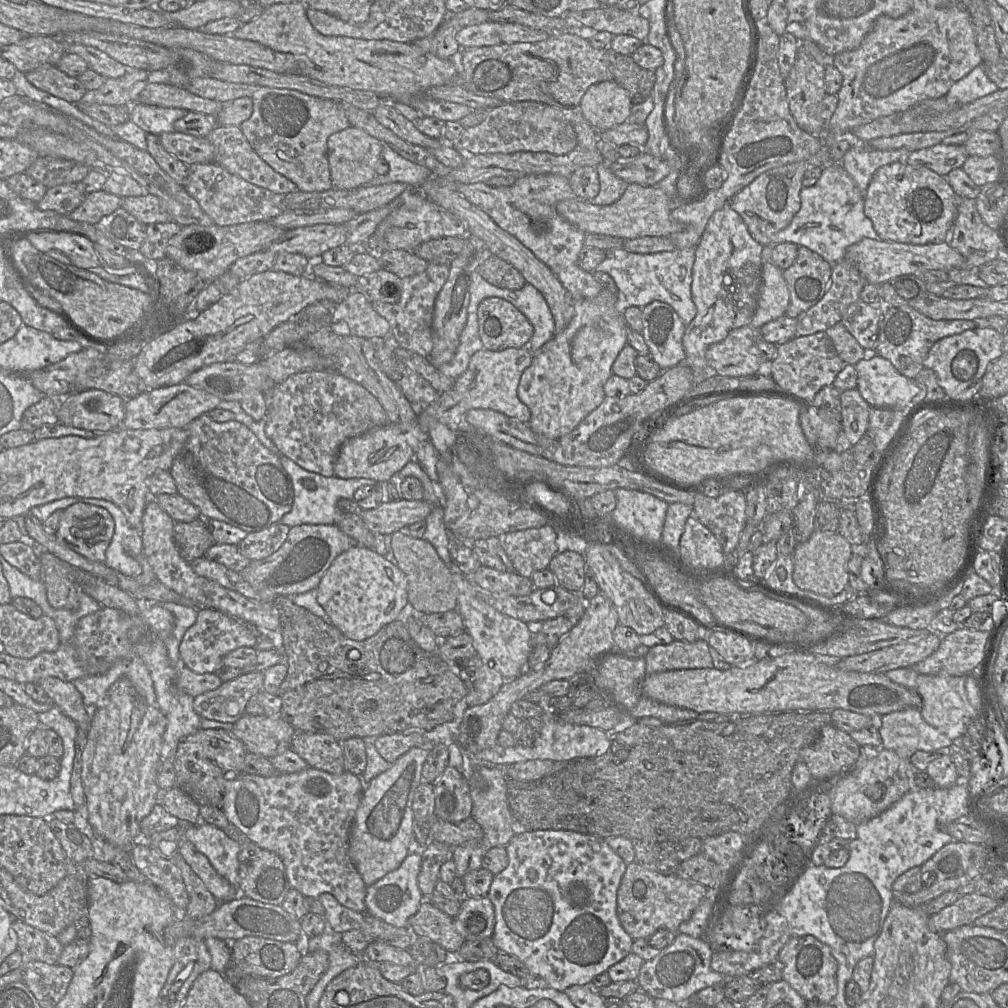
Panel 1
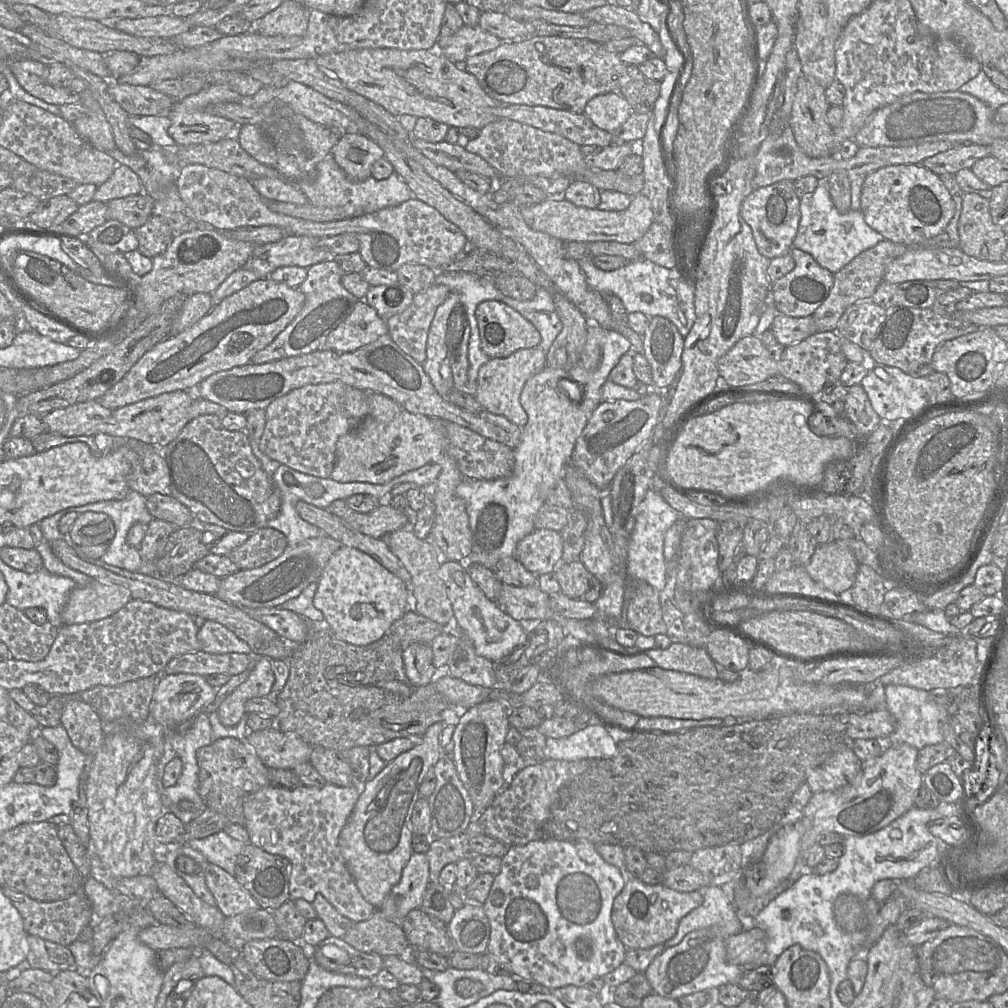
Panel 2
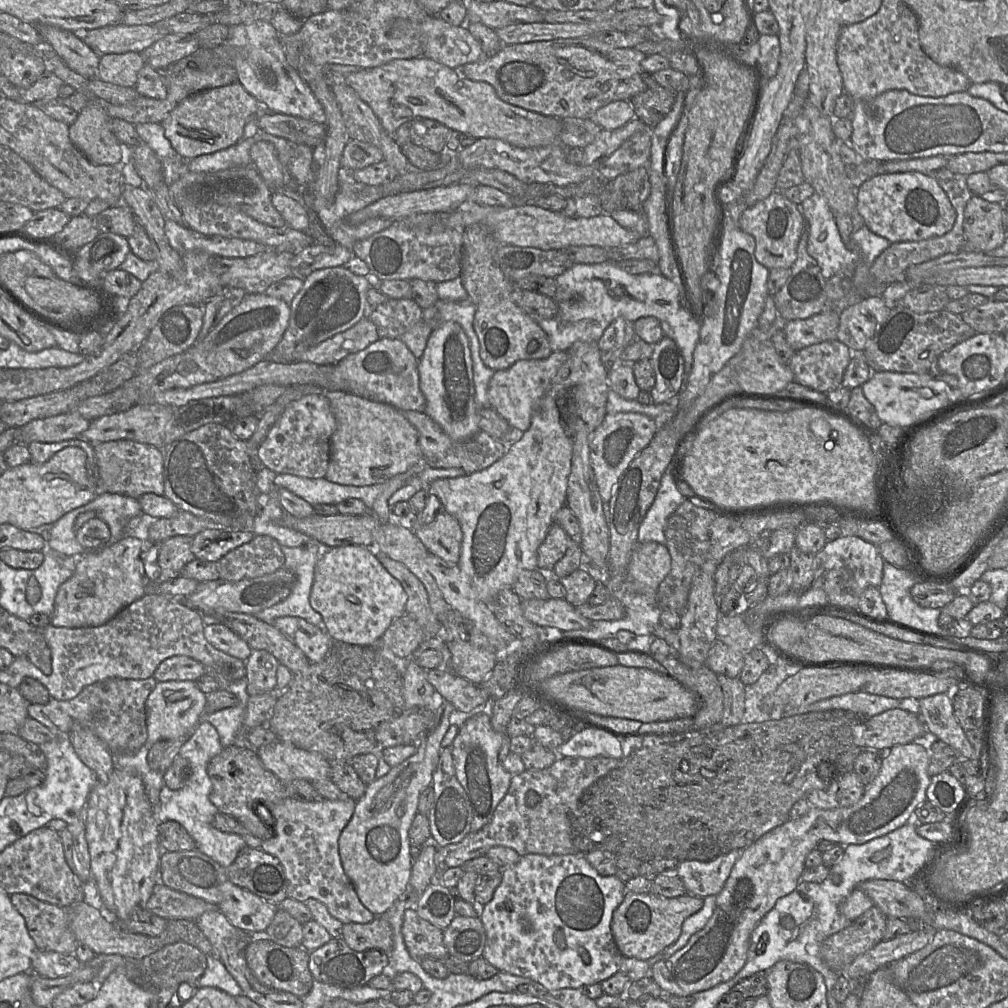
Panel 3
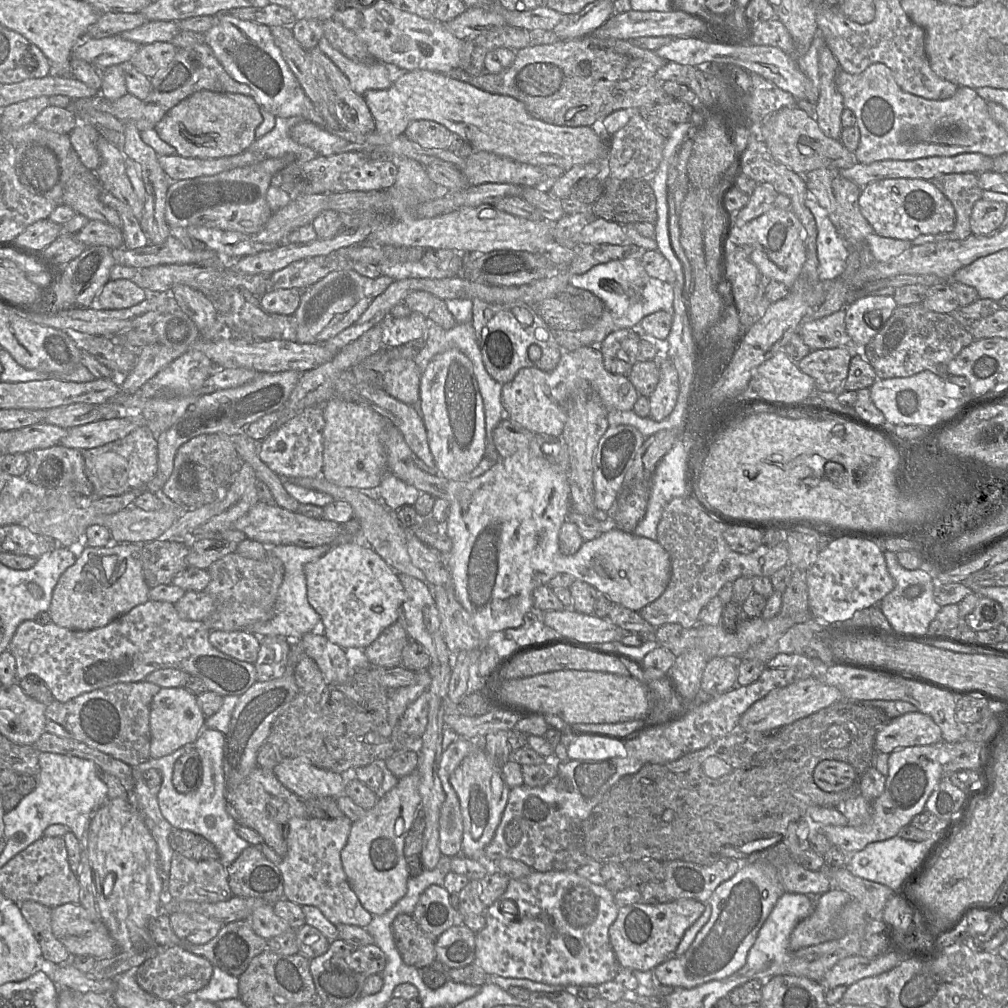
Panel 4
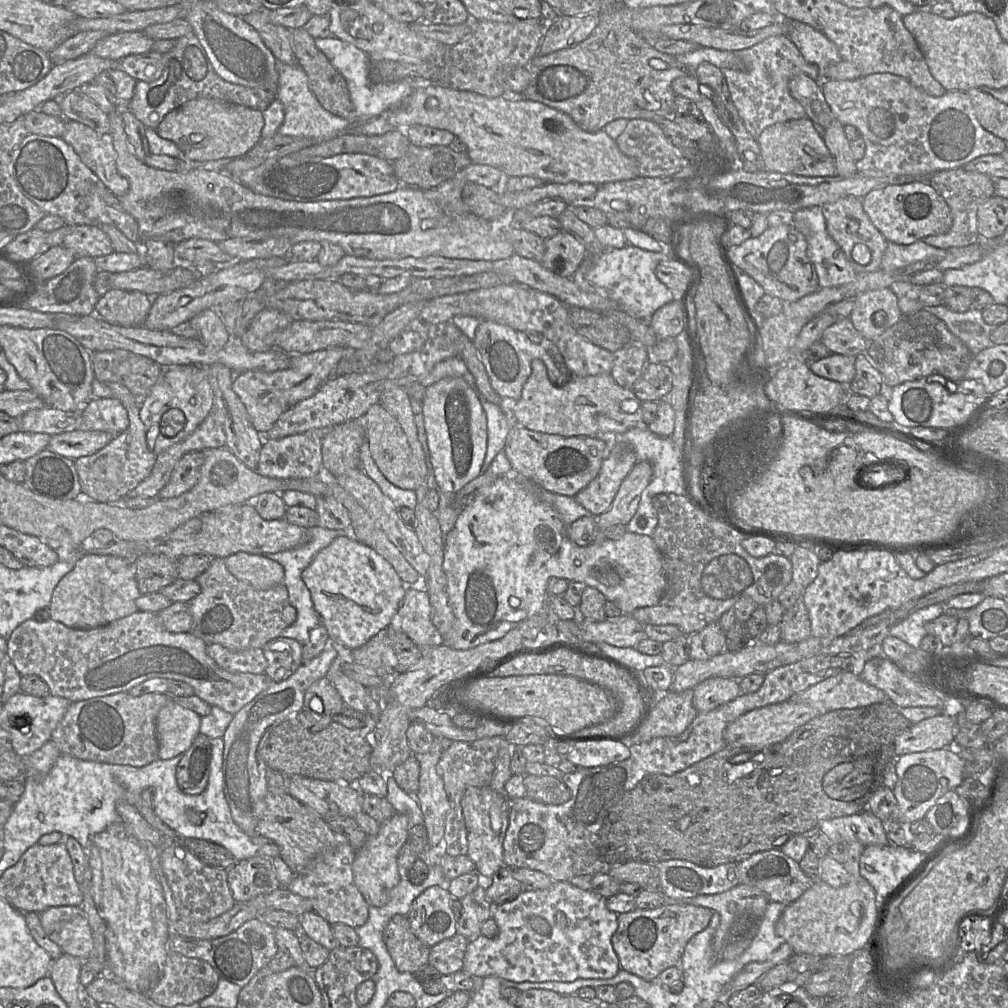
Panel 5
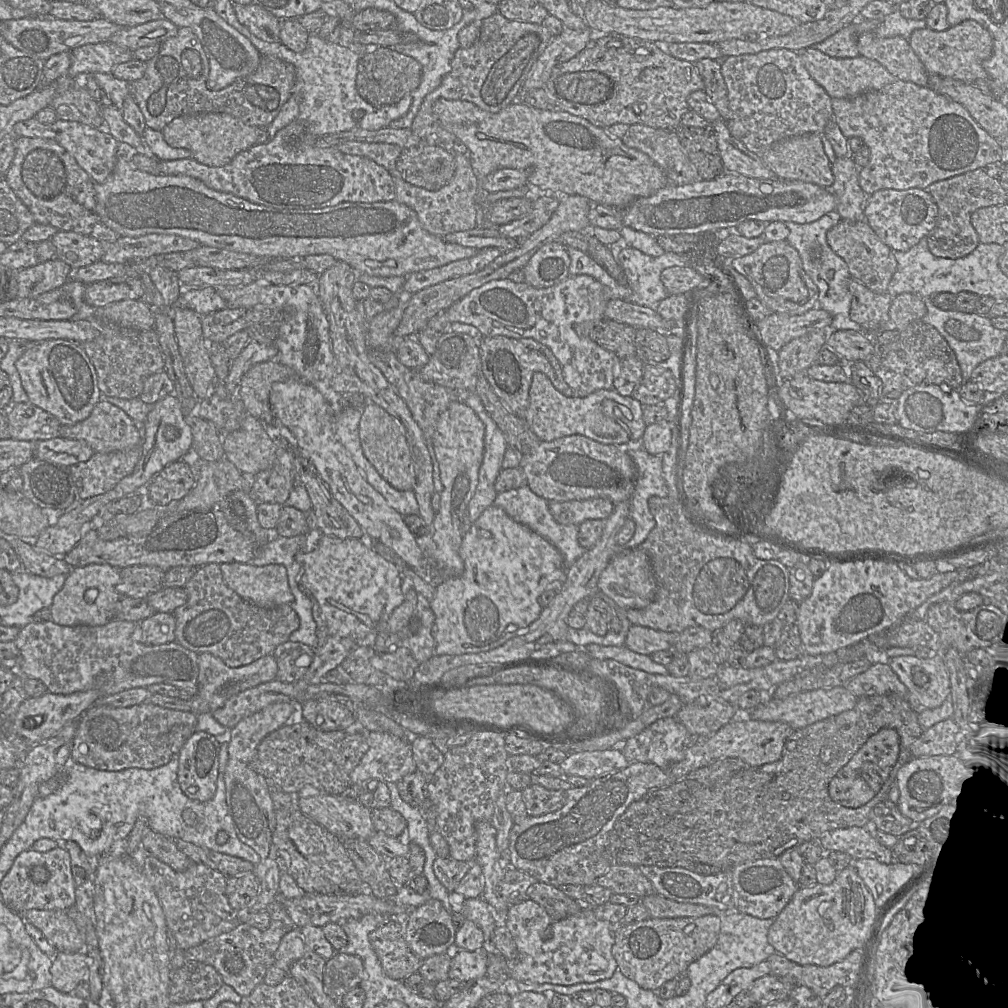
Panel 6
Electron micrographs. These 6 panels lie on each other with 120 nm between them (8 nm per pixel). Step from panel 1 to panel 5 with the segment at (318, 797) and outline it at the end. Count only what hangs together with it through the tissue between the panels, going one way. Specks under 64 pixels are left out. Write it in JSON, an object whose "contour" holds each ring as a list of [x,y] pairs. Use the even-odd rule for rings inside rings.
{"contour":[[[335,835],[335,843],[324,848],[301,873],[295,874],[287,889],[310,899],[313,911],[330,925],[342,923],[353,928],[362,926],[368,919],[369,905],[354,882],[352,864],[355,855],[356,851],[349,842]]]}

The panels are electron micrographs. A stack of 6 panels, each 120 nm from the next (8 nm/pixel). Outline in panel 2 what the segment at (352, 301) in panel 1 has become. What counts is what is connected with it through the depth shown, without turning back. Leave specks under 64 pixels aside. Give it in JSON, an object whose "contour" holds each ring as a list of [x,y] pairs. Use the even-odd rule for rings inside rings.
{"contour":[[[358,299],[347,318],[328,334],[322,349],[352,352],[386,333],[385,321],[364,300]]]}

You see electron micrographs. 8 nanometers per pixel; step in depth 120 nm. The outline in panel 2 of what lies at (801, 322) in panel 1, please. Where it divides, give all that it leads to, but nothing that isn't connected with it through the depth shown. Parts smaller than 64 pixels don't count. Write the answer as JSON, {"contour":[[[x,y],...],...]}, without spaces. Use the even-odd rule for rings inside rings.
{"contour":[[[883,240],[869,248],[834,274],[834,283],[823,303],[813,312],[817,332],[836,331],[838,321],[845,310],[860,300],[871,300],[878,285],[884,280],[886,267],[902,256],[910,247],[901,243]]]}

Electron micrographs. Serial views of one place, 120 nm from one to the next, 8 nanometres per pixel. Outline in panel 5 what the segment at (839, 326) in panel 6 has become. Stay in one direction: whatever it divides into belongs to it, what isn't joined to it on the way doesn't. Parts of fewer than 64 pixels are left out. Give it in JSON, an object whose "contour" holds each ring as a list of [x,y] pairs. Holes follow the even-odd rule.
{"contour":[[[814,206],[795,212],[793,226],[807,241],[807,256],[815,268],[820,288],[840,286],[855,279],[857,273],[828,234],[821,207]]]}

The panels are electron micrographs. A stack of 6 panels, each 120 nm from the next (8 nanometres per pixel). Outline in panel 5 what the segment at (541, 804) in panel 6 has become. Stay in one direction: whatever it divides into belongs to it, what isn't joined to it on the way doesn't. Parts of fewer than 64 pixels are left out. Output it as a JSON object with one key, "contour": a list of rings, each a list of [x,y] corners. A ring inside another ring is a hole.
{"contour":[[[524,775],[526,797],[540,803],[560,805],[571,798],[571,792],[561,780],[552,776]]]}

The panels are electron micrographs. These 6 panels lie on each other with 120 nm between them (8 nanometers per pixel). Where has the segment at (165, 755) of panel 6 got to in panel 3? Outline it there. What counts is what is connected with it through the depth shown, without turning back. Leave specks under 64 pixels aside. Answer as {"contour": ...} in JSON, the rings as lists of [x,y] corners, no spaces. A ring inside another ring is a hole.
{"contour":[[[151,676],[147,679],[112,678],[86,686],[73,699],[56,700],[51,698],[47,704],[32,704],[28,706],[28,716],[46,726],[56,736],[68,736],[74,723],[80,723],[89,728],[111,752],[134,753],[147,741],[146,700],[157,681]]]}

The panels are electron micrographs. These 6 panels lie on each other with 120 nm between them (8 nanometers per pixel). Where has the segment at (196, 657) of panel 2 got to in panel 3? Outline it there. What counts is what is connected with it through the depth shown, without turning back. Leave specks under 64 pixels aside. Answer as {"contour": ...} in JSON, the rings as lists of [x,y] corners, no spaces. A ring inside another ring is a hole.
{"contour":[[[173,656],[161,662],[152,677],[157,682],[197,681],[205,674],[200,662],[187,656]]]}

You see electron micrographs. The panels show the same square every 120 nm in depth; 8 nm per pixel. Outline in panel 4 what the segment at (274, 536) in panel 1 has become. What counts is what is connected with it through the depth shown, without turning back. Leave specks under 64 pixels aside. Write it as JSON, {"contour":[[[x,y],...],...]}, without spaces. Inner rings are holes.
{"contour":[[[234,552],[212,563],[207,569],[210,582],[204,591],[215,600],[215,609],[205,619],[210,631],[247,630],[252,624],[264,622],[273,616],[278,589],[284,576],[282,561],[273,555],[256,560]]]}

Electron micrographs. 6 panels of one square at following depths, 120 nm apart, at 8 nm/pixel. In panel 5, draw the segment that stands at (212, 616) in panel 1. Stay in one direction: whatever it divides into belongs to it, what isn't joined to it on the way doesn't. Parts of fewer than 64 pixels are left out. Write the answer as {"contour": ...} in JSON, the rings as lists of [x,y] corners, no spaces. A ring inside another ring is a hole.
{"contour":[[[208,644],[206,652],[221,668],[230,672],[262,674],[267,666],[262,648],[231,651],[220,644]]]}

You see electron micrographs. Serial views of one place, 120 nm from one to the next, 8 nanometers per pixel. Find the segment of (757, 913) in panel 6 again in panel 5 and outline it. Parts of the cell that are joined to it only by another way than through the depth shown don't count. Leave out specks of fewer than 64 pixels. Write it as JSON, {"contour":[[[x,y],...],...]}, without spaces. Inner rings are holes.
{"contour":[[[781,849],[758,852],[737,863],[739,884],[749,885],[760,891],[769,902],[785,906],[796,901],[816,880],[807,876],[798,862],[785,855]]]}

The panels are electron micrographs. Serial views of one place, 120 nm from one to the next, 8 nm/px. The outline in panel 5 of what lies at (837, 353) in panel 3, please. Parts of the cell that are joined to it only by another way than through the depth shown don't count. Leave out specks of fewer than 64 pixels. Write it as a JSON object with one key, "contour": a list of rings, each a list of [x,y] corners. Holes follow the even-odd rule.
{"contour":[[[830,354],[809,364],[810,371],[821,378],[841,384],[850,384],[855,377],[855,357]]]}

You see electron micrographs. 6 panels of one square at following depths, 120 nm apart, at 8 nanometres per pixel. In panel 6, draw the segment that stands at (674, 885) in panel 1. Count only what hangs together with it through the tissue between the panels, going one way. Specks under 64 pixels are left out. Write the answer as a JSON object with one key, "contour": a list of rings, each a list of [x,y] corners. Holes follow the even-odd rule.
{"contour":[[[719,917],[648,918],[628,925],[617,925],[612,955],[618,970],[646,990],[657,990],[665,982],[678,980],[688,966],[710,951],[717,943],[721,922]]]}

